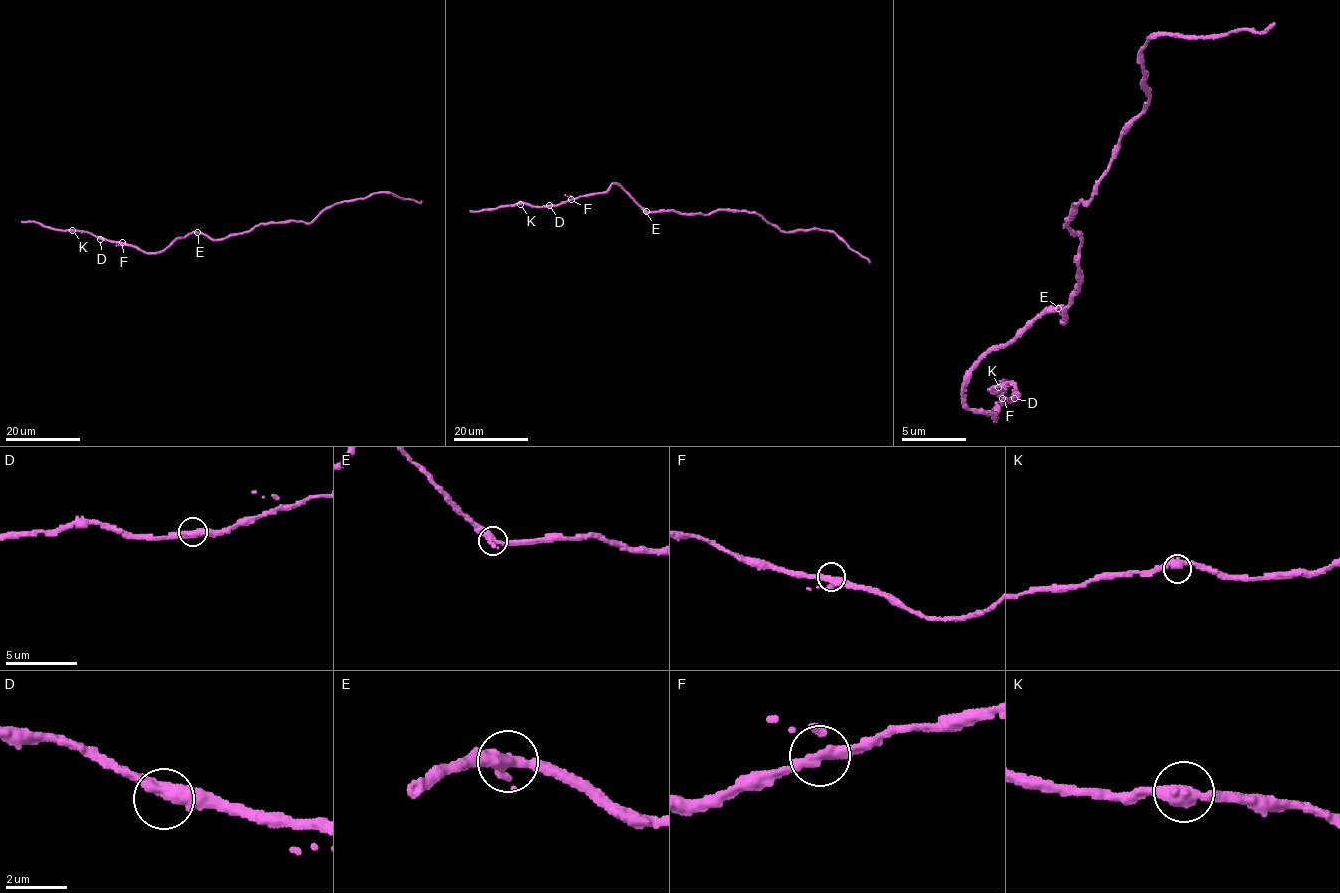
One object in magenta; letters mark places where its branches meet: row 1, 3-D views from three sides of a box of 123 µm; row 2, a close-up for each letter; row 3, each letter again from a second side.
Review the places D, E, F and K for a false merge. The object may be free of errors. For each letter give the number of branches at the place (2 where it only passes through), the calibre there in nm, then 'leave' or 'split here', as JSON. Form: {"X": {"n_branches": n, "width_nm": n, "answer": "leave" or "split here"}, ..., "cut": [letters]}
{"D": {"n_branches": 2, "width_nm": 400, "answer": "leave"}, "E": {"n_branches": 2, "width_nm": 400, "answer": "leave"}, "F": {"n_branches": 3, "width_nm": 320, "answer": "leave"}, "K": {"n_branches": 2, "width_nm": 440, "answer": "leave"}, "cut": []}

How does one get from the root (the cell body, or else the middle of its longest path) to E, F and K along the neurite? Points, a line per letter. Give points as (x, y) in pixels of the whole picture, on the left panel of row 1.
E: (224, 238), (210, 239), (197, 232)
F: (224, 238), (210, 239), (191, 232), (156, 253), (144, 253), (122, 242)
K: (224, 238), (210, 239), (191, 232), (174, 240), (163, 250), (144, 253), (86, 231), (72, 230)

